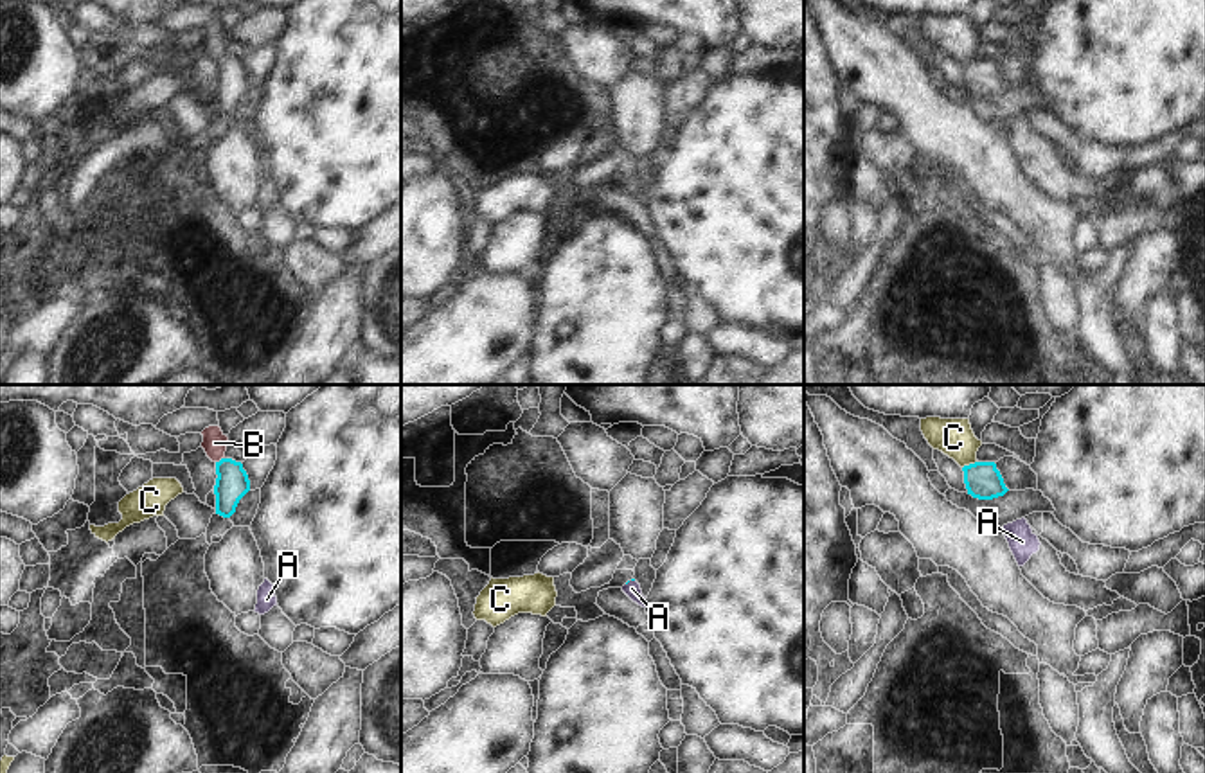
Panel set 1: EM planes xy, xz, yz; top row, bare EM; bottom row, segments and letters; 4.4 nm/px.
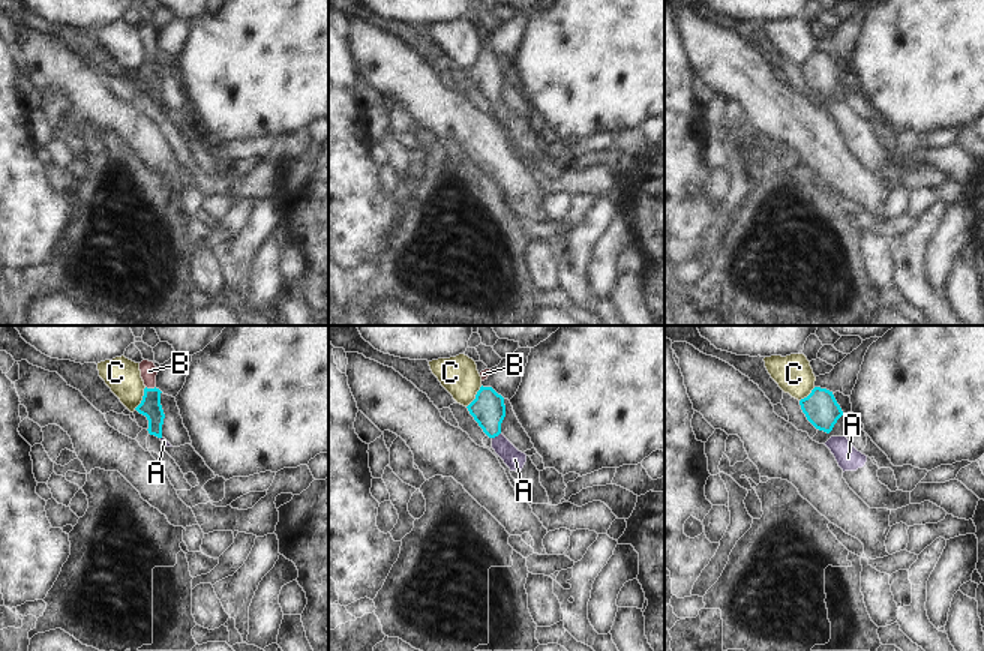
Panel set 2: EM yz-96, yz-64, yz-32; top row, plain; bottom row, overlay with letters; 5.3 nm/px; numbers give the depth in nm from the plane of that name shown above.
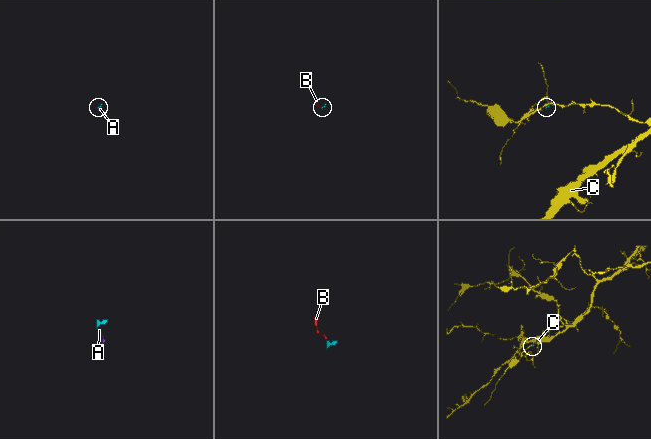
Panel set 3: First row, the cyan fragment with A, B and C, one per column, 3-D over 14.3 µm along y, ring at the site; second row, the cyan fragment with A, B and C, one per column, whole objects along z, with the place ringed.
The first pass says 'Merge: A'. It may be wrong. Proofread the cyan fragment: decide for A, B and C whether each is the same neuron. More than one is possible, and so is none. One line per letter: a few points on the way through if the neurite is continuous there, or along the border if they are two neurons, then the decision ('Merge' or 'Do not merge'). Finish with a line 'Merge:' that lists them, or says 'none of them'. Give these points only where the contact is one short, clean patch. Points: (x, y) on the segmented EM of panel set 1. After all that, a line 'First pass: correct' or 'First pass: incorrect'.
A: Path across: xz (632, 579), (628, 581), (632, 588). Merge
B: Path across: xy (232, 482), (222, 459), (214, 450), (214, 443). Merge
C: Boundary: yz (977, 461), (963, 468). Do not merge
Merge: A, B
First pass: incorrect

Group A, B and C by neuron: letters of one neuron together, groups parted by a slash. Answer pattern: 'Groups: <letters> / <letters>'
Groups: A B / C

